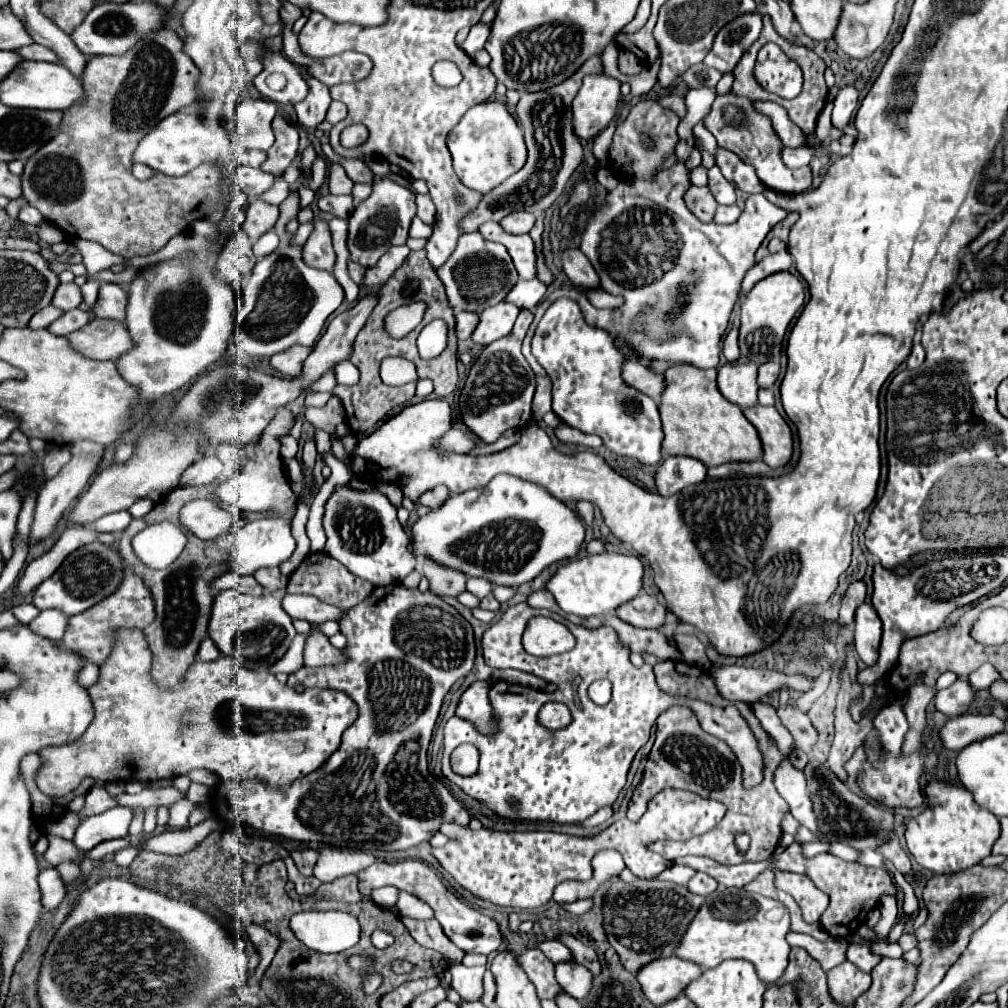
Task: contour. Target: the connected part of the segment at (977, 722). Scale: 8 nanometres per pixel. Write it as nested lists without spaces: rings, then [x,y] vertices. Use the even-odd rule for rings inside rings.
[[[962,714],[948,718],[940,728],[938,736],[942,746],[948,750],[962,750],[968,742],[976,742],[978,738],[988,738],[1004,730],[1004,720],[996,714]]]

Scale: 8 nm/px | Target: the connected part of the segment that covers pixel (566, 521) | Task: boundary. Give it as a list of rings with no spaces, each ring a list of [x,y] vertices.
[[[498,474],[492,478],[488,488],[454,494],[444,502],[444,506],[418,518],[412,528],[412,552],[416,556],[432,556],[440,560],[440,564],[448,564],[450,568],[462,570],[468,576],[480,576],[494,584],[516,588],[536,578],[546,566],[564,558],[574,558],[582,548],[584,536],[586,530],[580,516],[564,502],[556,500],[548,490],[512,474]]]

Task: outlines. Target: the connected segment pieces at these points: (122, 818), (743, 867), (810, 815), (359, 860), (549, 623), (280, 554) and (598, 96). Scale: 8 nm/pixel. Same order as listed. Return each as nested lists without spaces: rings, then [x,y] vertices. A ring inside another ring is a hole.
[[[118,807],[128,810],[125,810],[126,812],[112,812],[112,808],[110,808],[102,814],[98,814],[98,816],[84,818],[82,824],[78,826],[76,834],[74,834],[72,844],[78,850],[88,852],[100,842],[114,840],[114,838],[124,838],[128,834],[128,826],[130,826],[134,815],[129,807]]]
[[[686,856],[686,858],[678,858],[676,864],[684,864],[684,866],[692,866],[698,872],[706,872],[710,874],[714,880],[718,880],[718,884],[726,886],[726,888],[742,888],[744,884],[752,882],[760,872],[764,872],[768,868],[768,862],[742,862],[736,866],[726,866],[726,864],[718,864],[714,860],[708,858],[698,858],[698,856]]]
[[[784,760],[784,764],[780,764],[780,768],[774,774],[774,786],[778,794],[788,802],[792,816],[808,830],[818,832],[818,820],[812,810],[804,770],[798,770],[788,760]]]
[[[320,848],[318,864],[313,874],[320,882],[330,882],[344,874],[358,874],[376,862],[372,852],[360,850],[336,850],[336,848]]]
[[[534,616],[524,630],[522,644],[532,656],[552,656],[570,652],[576,646],[576,638],[564,624],[546,616]]]
[[[282,516],[260,518],[238,528],[230,538],[230,568],[238,576],[254,576],[260,568],[272,568],[286,562],[296,550],[296,540],[290,534],[290,522]]]
[[[606,74],[584,78],[584,84],[572,104],[576,134],[582,140],[594,138],[618,116],[622,100],[620,86],[620,80]]]

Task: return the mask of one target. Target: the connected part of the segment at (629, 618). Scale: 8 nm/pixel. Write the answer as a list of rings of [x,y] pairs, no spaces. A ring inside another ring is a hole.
[[[640,594],[632,604],[624,604],[620,612],[616,612],[624,622],[630,622],[632,626],[638,628],[662,628],[664,618],[666,618],[666,606],[656,600],[656,596],[650,594]]]

